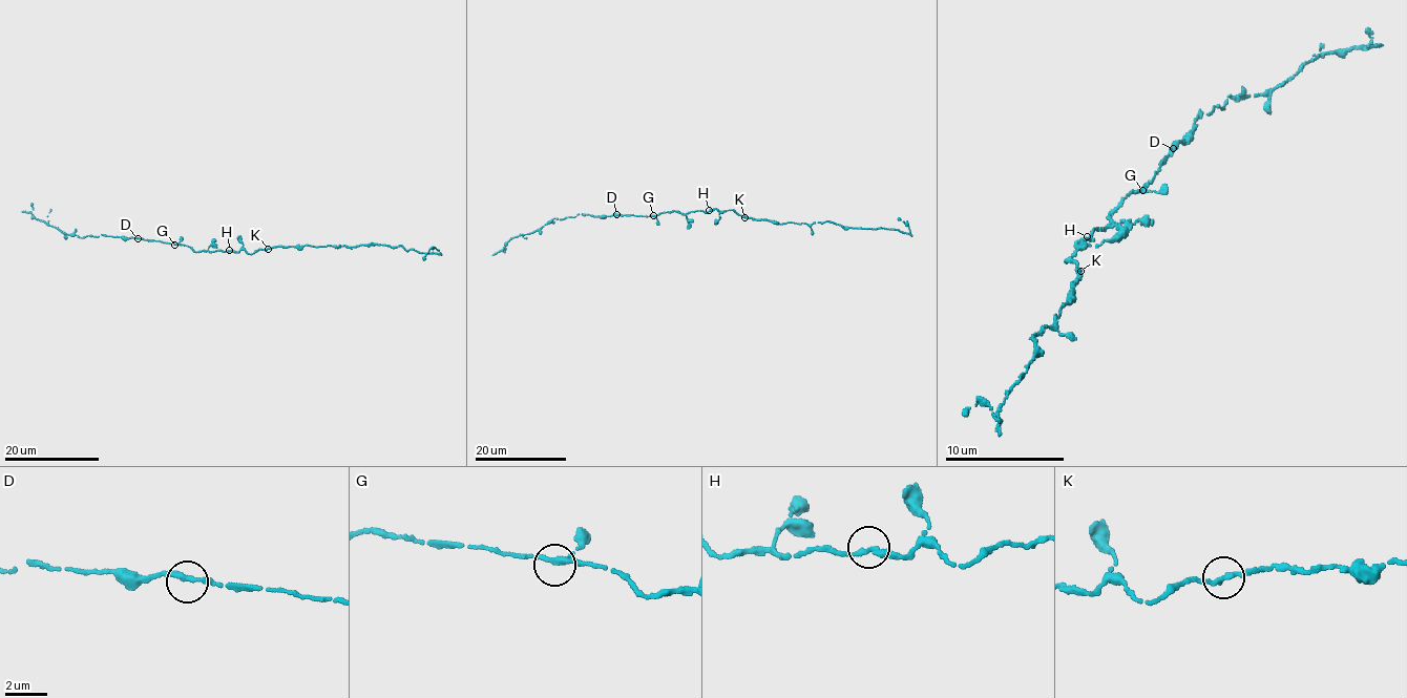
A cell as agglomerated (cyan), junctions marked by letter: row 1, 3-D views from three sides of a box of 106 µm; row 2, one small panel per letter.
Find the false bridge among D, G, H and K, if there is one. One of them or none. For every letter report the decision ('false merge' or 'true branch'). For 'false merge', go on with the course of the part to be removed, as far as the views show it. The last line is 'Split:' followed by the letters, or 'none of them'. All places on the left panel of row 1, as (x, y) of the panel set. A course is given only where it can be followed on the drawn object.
D: true branch
G: true branch
H: true branch
K: true branch
Split: none of them

